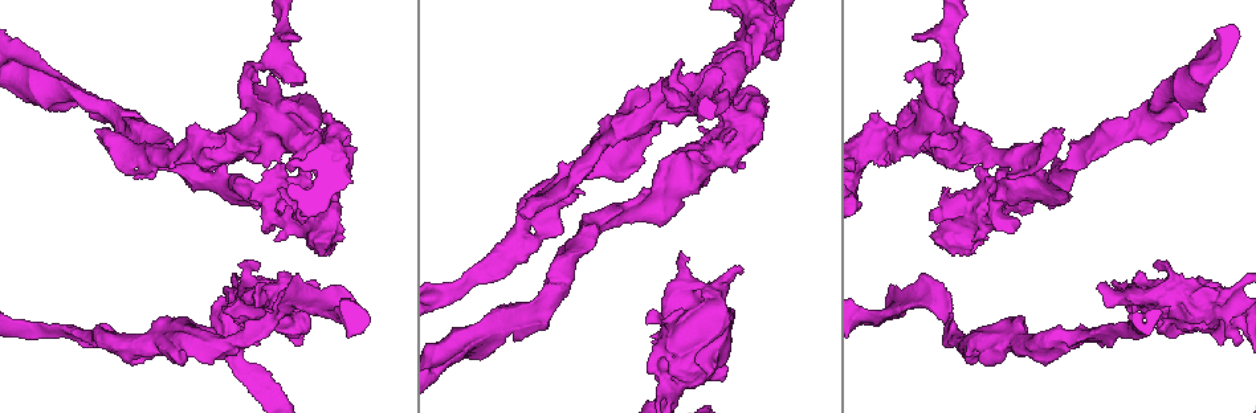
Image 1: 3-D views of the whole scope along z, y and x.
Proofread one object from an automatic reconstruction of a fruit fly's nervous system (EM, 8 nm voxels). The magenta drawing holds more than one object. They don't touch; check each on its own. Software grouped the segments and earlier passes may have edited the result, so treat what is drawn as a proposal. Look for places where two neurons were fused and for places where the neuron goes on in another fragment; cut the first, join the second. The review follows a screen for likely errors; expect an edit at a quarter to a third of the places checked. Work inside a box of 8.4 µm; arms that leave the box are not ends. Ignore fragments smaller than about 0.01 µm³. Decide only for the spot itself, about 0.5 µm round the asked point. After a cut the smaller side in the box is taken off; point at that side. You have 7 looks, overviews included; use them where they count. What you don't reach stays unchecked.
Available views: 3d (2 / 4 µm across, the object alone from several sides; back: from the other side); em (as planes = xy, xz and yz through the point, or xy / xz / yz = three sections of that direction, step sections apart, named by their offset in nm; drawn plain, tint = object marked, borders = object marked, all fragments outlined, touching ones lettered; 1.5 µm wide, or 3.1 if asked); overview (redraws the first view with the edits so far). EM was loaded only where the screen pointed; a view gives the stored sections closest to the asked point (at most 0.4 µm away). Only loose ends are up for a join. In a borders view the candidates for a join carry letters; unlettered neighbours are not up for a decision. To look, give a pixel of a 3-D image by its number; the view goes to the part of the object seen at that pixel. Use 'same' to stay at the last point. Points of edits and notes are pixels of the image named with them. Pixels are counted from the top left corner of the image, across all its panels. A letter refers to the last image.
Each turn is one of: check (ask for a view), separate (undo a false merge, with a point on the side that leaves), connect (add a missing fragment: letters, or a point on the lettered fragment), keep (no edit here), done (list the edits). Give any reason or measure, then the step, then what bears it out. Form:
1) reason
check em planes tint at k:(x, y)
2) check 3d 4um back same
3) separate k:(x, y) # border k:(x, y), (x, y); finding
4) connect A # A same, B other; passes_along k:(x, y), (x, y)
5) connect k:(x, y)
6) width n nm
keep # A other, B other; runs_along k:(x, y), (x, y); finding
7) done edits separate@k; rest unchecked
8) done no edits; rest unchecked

arms part here
check em xz step 8 tint at 1:(1042, 342)

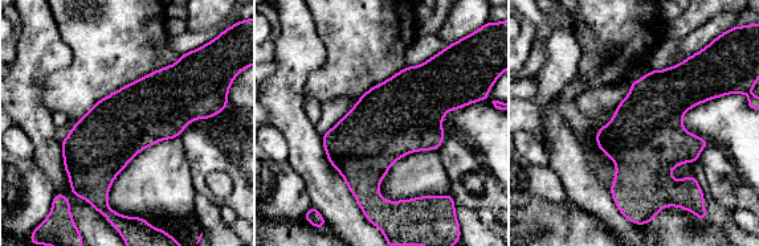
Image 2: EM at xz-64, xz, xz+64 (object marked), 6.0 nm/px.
check em planes borders same

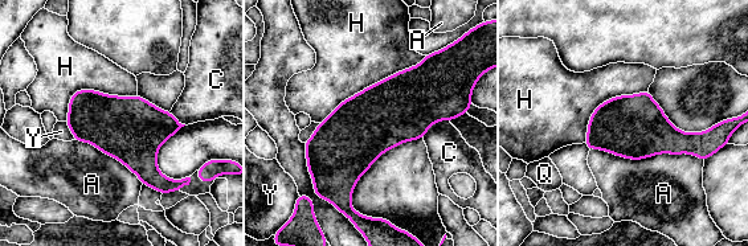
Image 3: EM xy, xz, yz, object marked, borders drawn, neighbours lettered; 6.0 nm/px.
keep # A other, C other, H other, Q other, Y other; border 3:(425, 56), (346, 98), (319, 123); one neuron here

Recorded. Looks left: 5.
branch stops here
check 3d 4um at 1:(1012, 177)

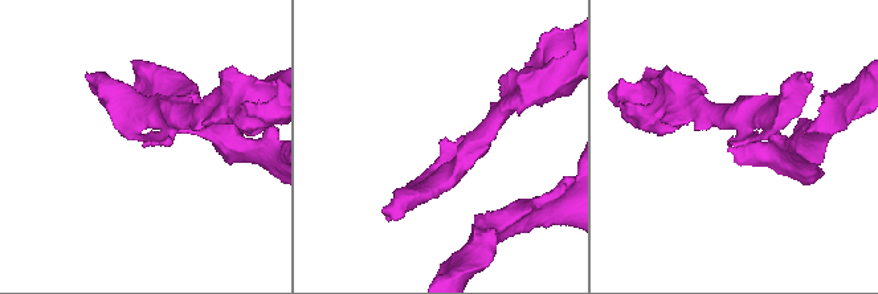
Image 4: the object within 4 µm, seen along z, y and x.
shape alone is not enough
check em planes borders at 4:(732, 144)

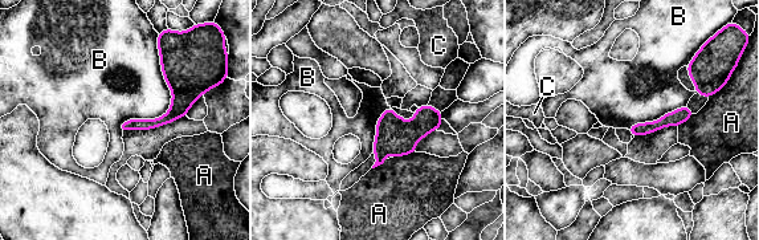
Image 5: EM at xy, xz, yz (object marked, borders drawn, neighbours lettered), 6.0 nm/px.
longest_contact B 550 nm
keep # A other, B other, C other; border 5:(158, 48), (170, 109), (122, 134); none of them fits

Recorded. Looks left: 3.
a fork
check em xy step 4 borders at 1:(891, 308)

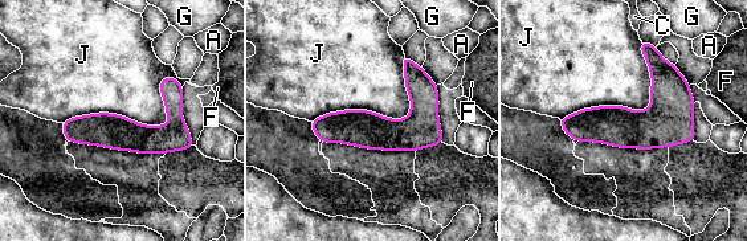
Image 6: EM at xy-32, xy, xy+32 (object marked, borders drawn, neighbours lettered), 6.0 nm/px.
another direction
check em planes borders same

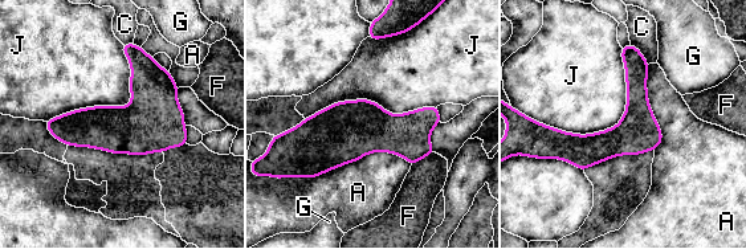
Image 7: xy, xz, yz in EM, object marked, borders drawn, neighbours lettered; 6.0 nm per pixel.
width 280 nm; longest_contact A 800 nm
keep # A other, C other, F other, G other, J other; one neuron here

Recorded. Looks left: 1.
done no edits; rest unchecked

